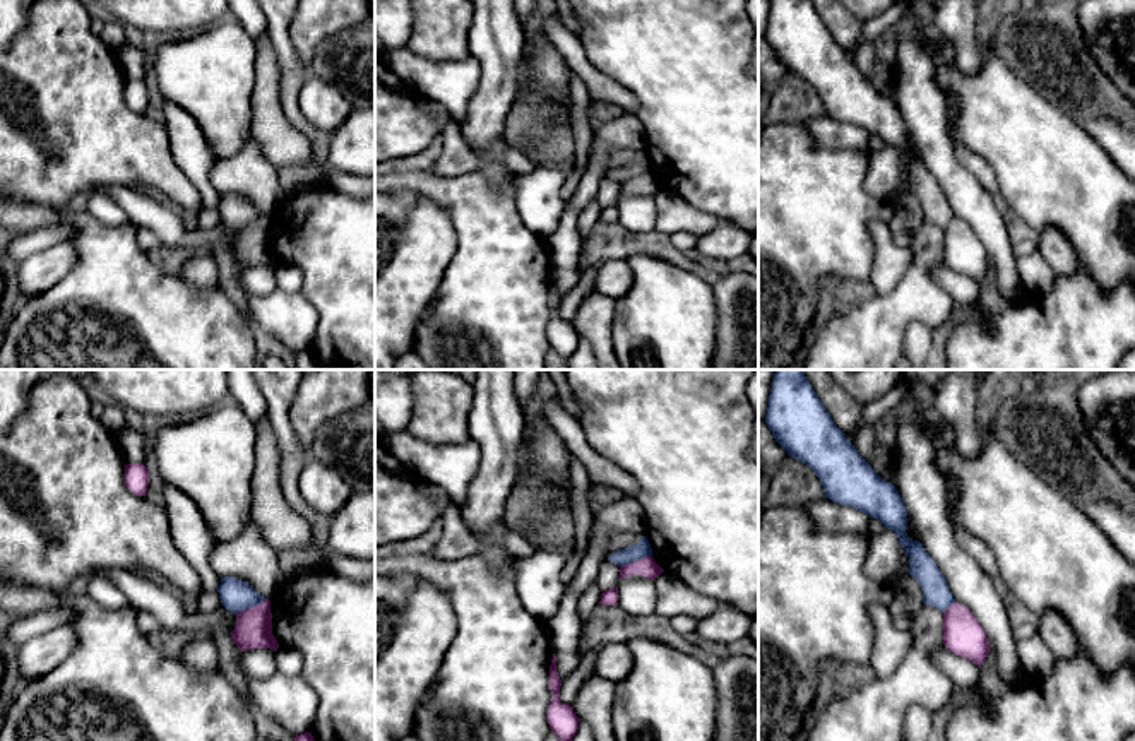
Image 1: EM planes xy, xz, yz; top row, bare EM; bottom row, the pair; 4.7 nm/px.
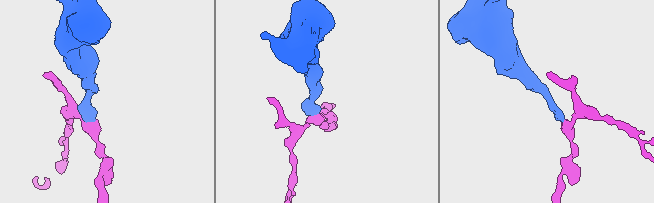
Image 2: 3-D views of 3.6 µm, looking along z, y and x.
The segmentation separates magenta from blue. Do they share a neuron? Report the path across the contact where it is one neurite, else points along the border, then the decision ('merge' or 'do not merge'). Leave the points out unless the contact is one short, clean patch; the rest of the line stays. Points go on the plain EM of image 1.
border xz (651, 171), (620, 183); do not merge

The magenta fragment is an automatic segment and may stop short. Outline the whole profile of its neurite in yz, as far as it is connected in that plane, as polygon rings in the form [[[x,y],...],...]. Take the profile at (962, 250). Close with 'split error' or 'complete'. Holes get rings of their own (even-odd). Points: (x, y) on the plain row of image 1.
[[[954,219],[943,229],[943,262],[950,269],[974,279],[978,284],[981,284],[989,270],[989,258],[983,243],[959,219]]]; complete

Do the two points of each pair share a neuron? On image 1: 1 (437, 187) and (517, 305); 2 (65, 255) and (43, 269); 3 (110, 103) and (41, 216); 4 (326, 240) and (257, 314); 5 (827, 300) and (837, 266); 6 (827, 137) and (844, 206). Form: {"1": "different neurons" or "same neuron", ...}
{"1": "same neuron", "2": "same neuron", "3": "different neurons", "4": "different neurons", "5": "different neurons", "6": "different neurons"}

